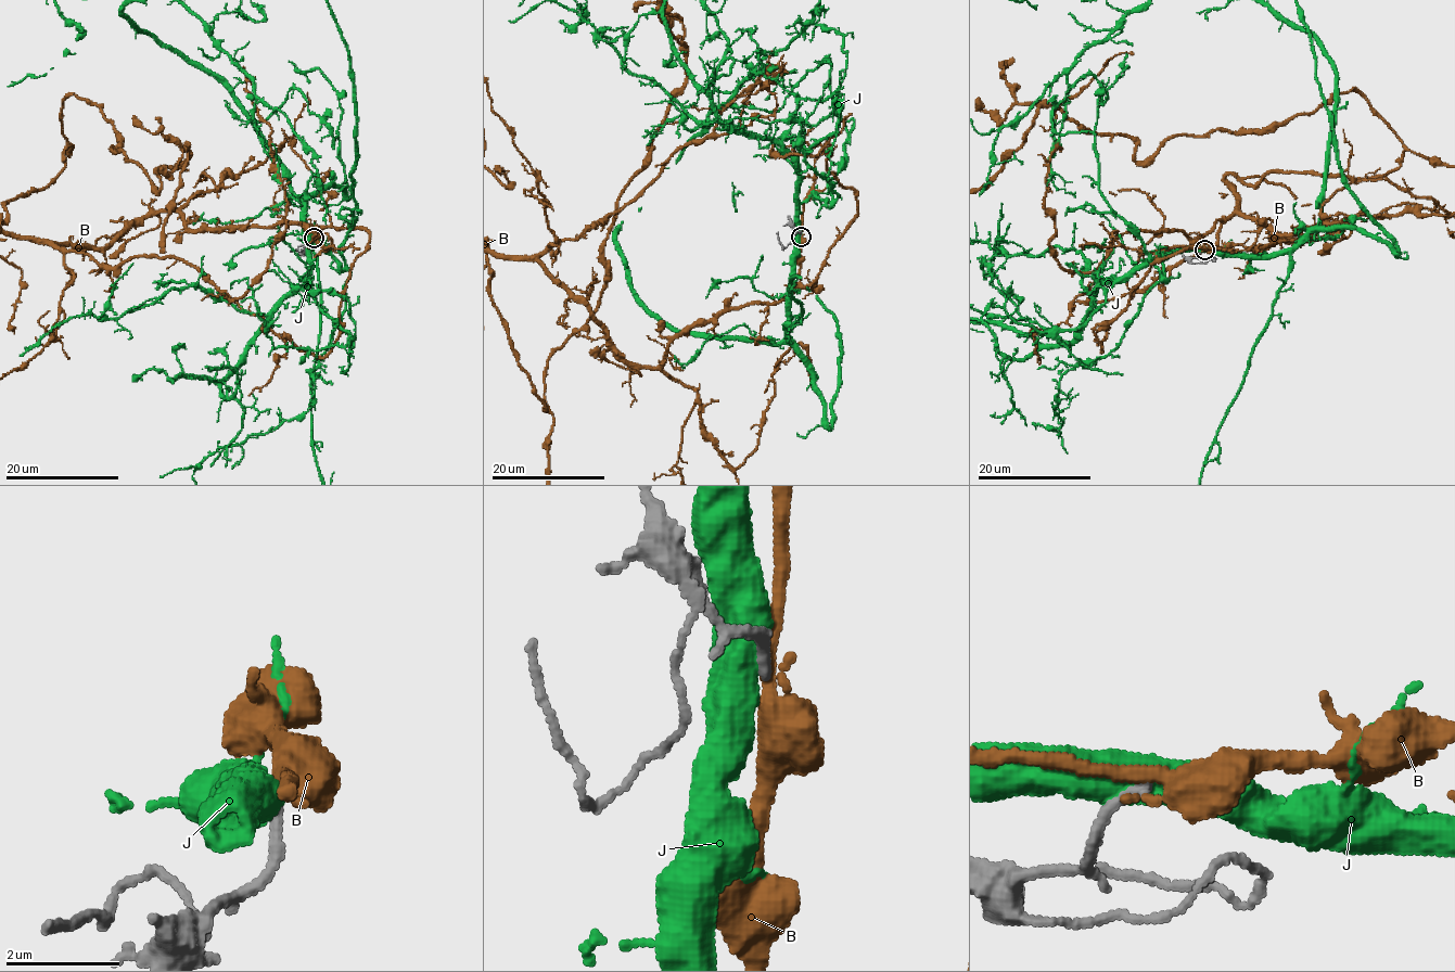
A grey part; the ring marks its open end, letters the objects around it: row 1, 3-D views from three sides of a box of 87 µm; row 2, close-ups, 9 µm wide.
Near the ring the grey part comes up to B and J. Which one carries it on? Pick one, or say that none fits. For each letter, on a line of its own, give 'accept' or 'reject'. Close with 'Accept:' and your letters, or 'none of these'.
B: reject
J: reject
Accept: none of these

